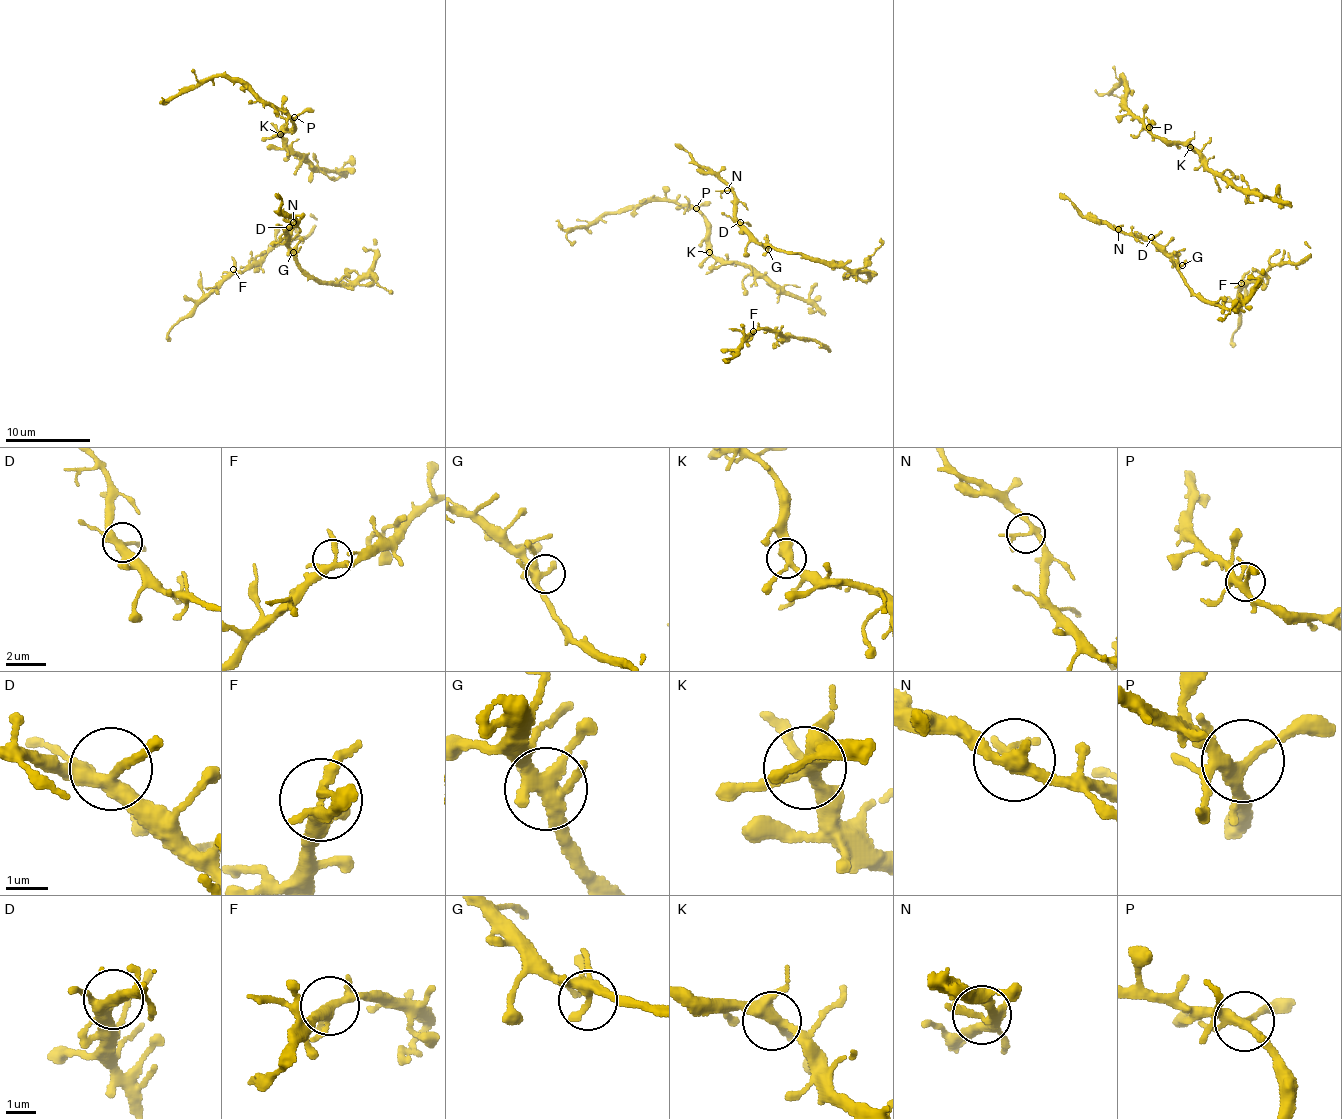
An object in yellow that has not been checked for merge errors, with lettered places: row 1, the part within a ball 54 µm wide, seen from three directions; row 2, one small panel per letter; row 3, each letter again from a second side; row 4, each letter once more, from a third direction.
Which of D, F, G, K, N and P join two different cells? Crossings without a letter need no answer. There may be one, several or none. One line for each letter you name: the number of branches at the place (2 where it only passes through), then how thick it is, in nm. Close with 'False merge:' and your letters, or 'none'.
False merge: none

